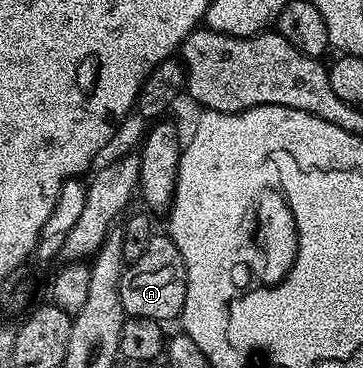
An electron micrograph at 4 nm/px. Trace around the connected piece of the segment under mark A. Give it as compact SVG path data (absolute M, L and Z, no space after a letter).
M151 234L148 249L140 253L136 262L129 264L120 277L120 301L127 316L152 317L159 321L177 320L182 313L186 296L186 270L180 249L169 234Z

